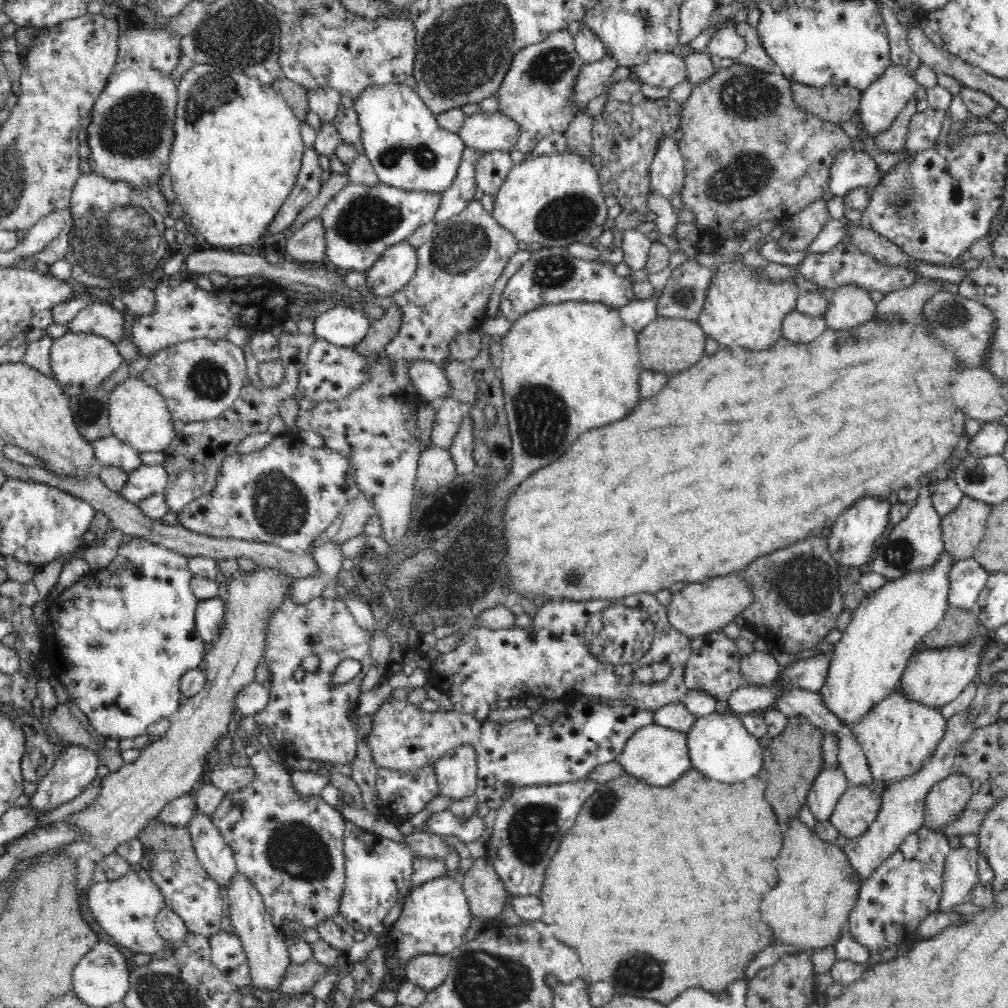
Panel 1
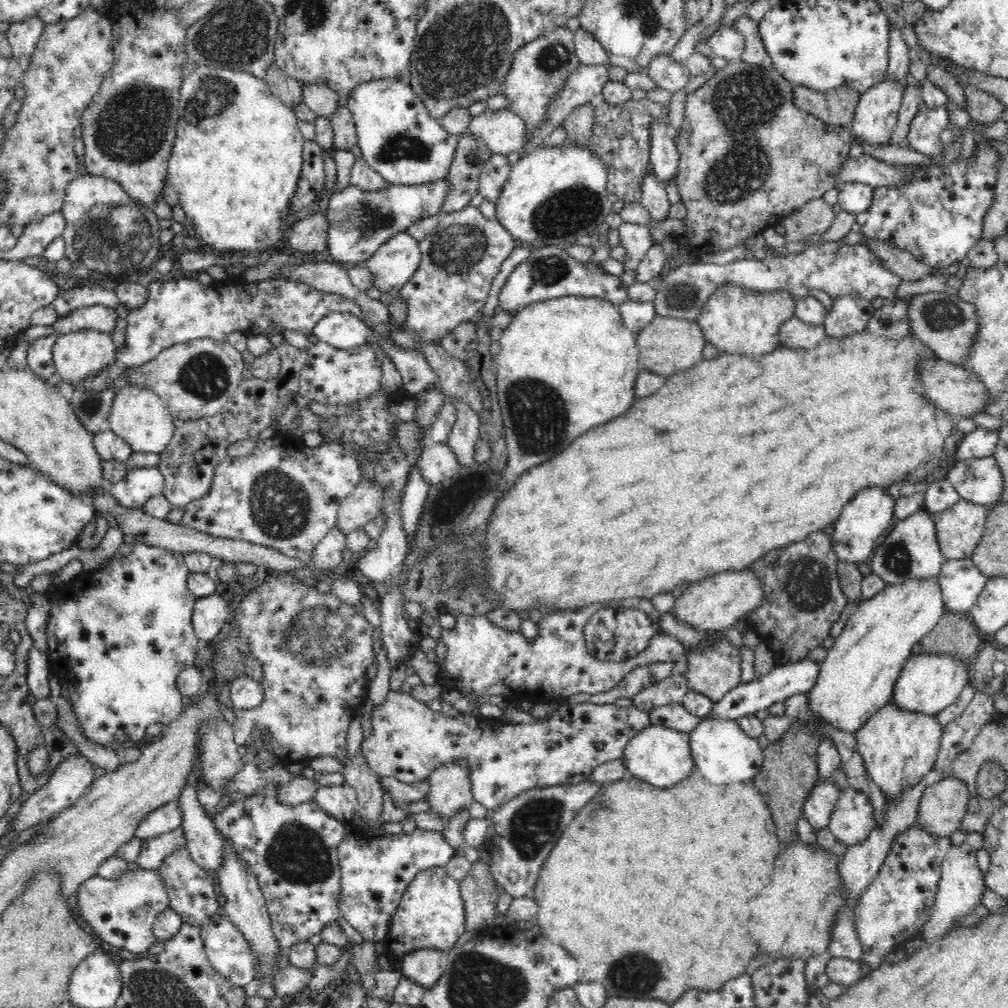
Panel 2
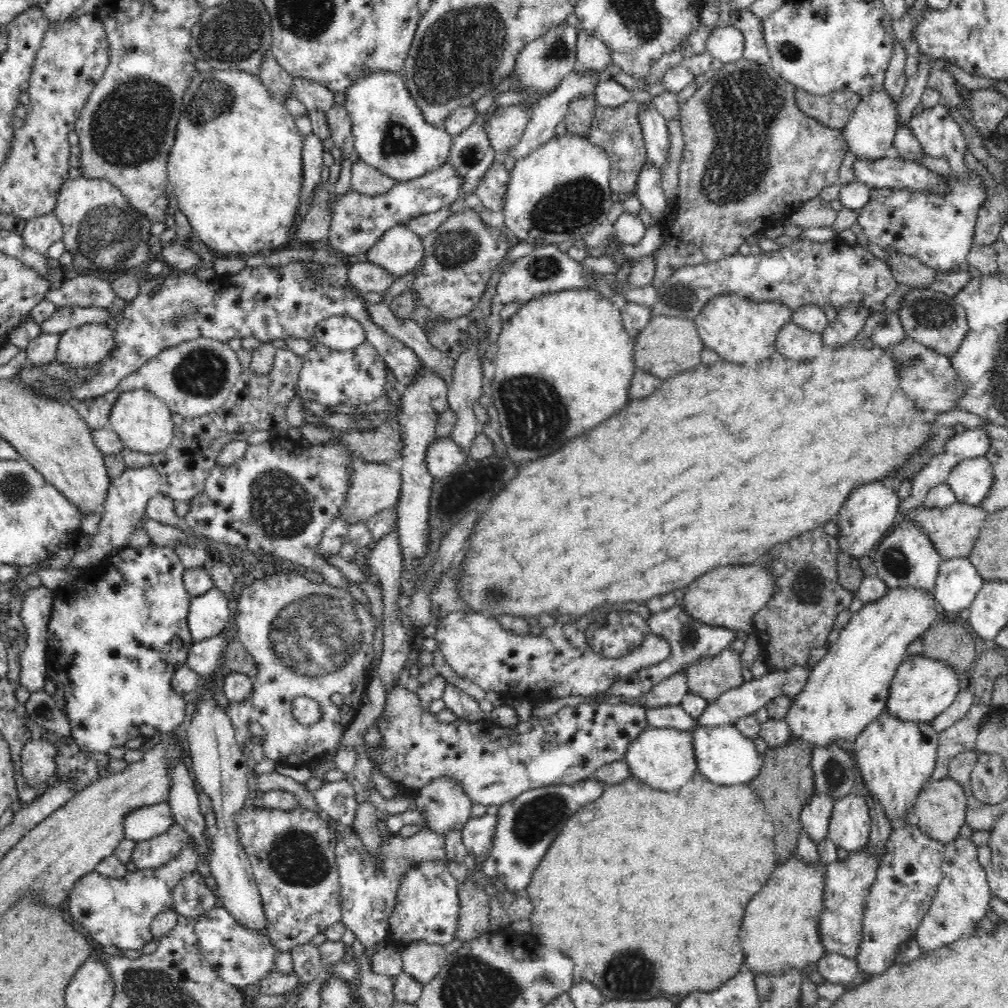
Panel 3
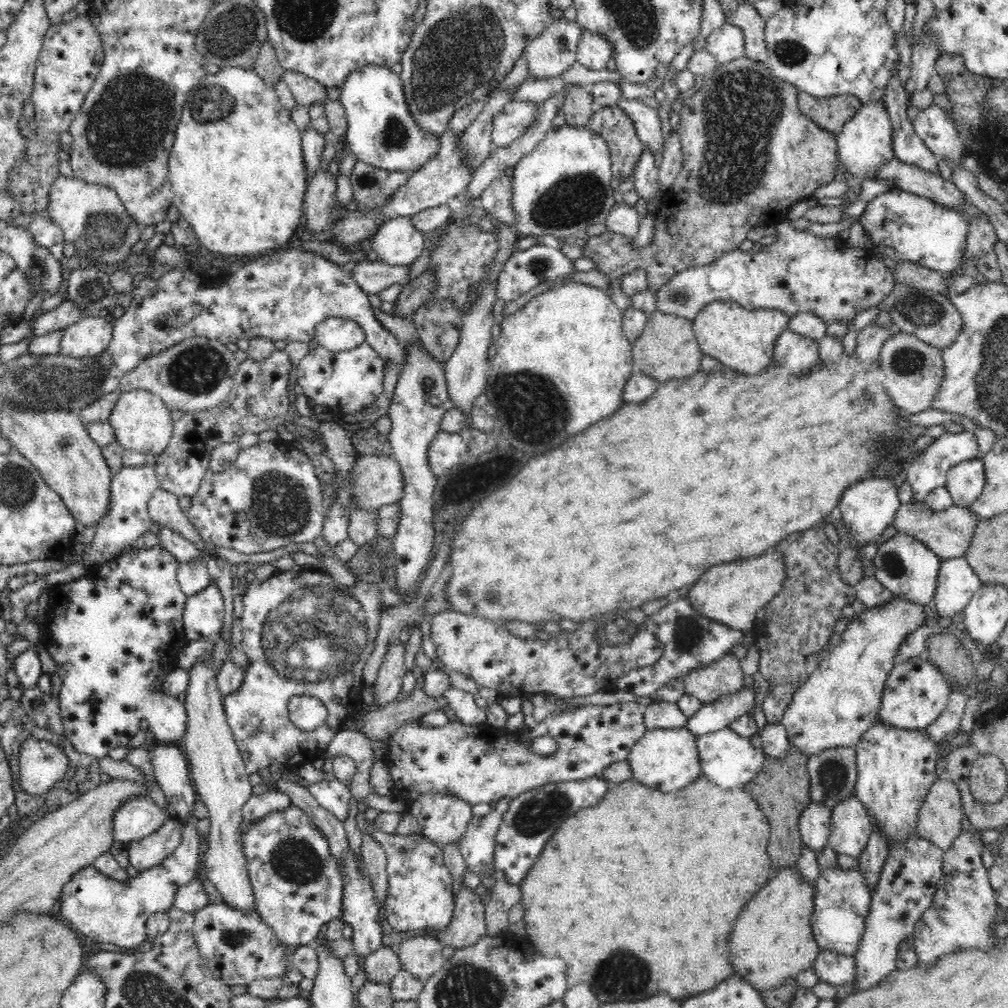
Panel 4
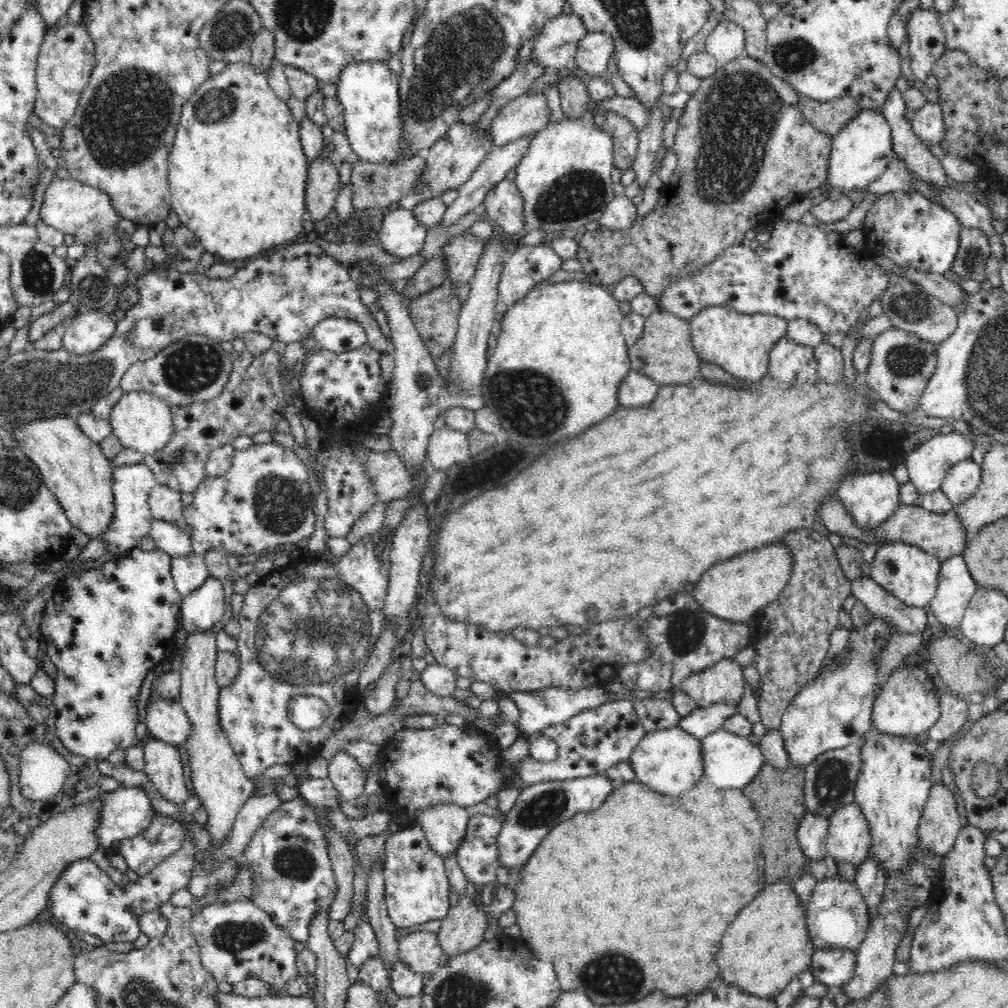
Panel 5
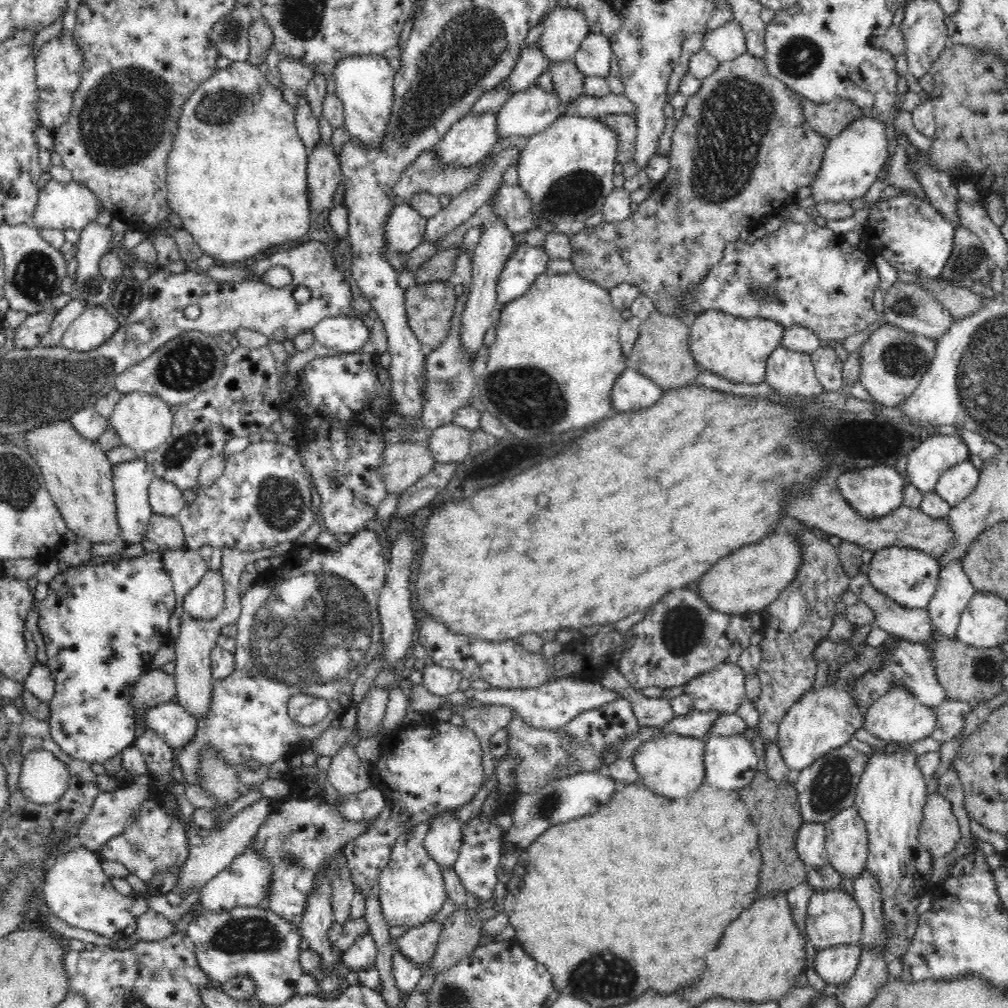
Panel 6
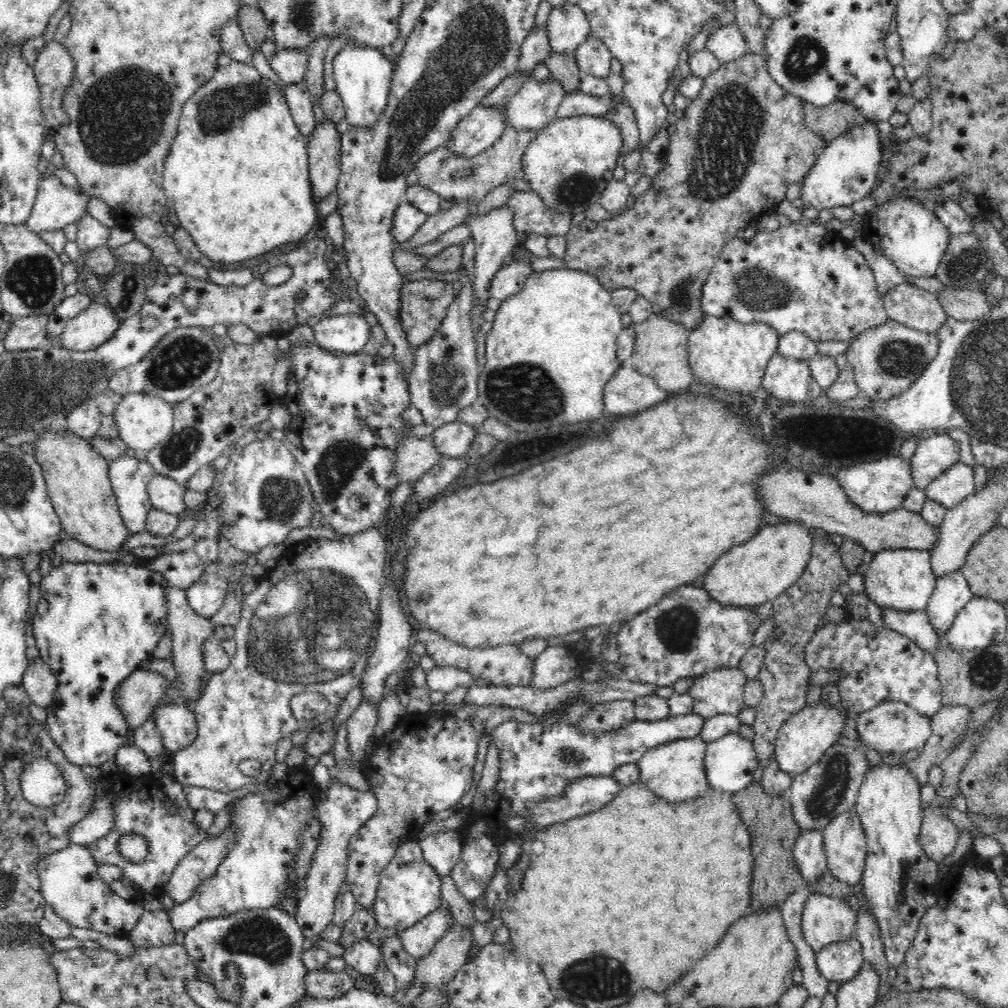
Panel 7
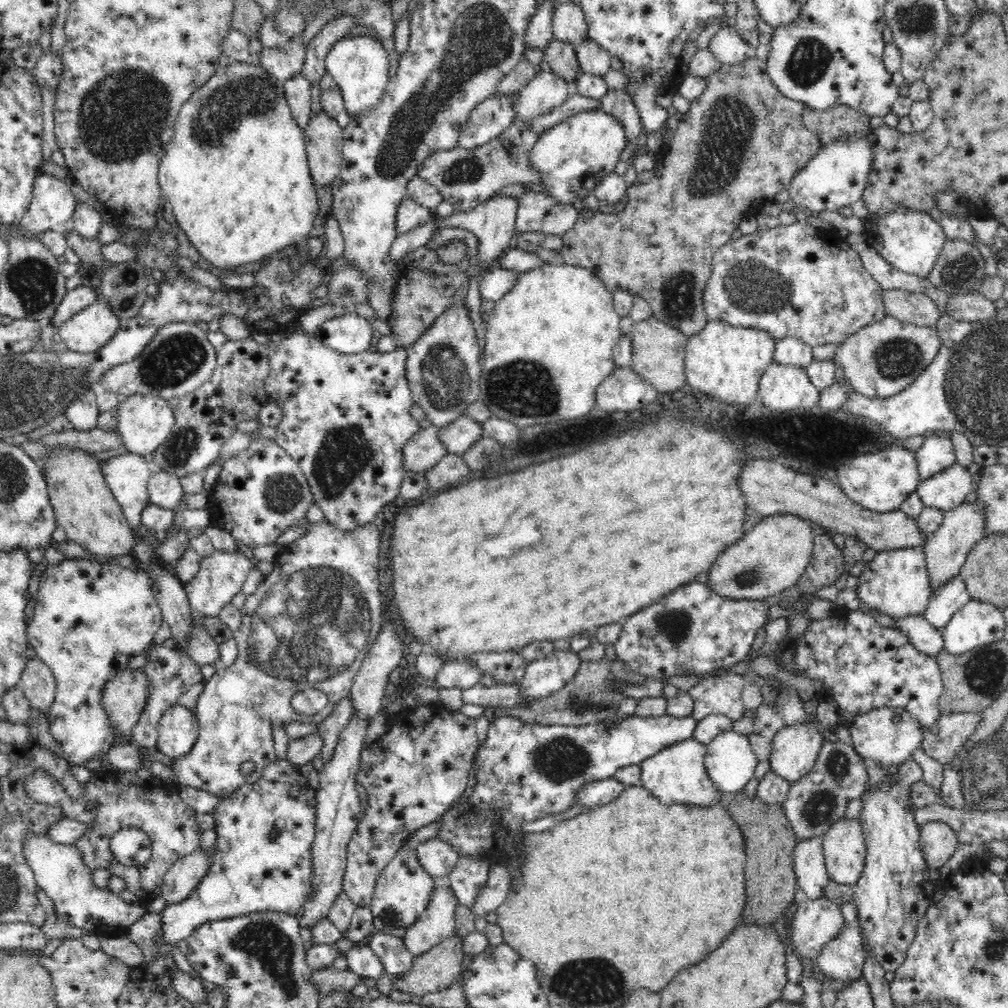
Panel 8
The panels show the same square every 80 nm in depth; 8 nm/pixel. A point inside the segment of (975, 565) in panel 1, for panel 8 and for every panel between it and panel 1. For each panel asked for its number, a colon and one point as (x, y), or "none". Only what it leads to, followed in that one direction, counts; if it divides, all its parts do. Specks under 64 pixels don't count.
2: (961, 583)
3: (958, 581)
4: (956, 583)
5: (956, 587)
6: (954, 590)
7: (952, 592)
8: (943, 603)

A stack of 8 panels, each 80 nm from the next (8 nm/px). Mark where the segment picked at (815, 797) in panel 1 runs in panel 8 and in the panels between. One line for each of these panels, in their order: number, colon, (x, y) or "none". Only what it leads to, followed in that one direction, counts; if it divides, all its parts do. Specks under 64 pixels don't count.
2: (817, 810)
3: (815, 817)
4: (815, 822)
5: (812, 832)
6: (810, 842)
7: (808, 852)
8: (808, 858)

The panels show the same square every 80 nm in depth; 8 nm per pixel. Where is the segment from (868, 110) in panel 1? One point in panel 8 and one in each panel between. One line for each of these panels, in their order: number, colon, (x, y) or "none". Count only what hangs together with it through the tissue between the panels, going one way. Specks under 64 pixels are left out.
2: (876, 114)
3: (869, 134)
4: (865, 144)
5: (860, 153)
6: (852, 161)
7: (846, 171)
8: (836, 177)

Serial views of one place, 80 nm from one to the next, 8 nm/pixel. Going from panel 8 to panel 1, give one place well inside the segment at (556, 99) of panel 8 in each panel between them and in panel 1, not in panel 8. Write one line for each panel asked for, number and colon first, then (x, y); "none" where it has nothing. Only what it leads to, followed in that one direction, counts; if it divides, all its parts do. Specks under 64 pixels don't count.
1: (485, 131)
2: (502, 131)
3: (505, 127)
4: (509, 124)
5: (528, 114)
6: (531, 111)
7: (535, 104)

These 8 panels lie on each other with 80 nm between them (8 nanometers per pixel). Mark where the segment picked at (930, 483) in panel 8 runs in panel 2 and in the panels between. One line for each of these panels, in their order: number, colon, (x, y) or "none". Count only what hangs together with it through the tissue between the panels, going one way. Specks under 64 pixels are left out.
2: (978, 480)
3: (971, 479)
4: (965, 481)
5: (961, 481)
6: (958, 482)
7: (952, 486)

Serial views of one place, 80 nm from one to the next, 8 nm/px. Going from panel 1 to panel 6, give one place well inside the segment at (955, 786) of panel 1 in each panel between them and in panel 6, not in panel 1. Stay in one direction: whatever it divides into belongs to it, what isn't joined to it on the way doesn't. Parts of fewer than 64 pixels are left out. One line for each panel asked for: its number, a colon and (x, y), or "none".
2: (942, 807)
3: (941, 806)
4: (939, 817)
5: (939, 826)
6: (939, 833)

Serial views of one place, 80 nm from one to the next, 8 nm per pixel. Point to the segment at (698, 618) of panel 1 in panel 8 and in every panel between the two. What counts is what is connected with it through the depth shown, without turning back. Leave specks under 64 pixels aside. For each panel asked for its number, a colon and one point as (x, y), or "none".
2: (716, 603)
3: (729, 596)
4: (732, 593)
5: (735, 589)
6: (747, 580)
7: (757, 571)
8: (772, 557)

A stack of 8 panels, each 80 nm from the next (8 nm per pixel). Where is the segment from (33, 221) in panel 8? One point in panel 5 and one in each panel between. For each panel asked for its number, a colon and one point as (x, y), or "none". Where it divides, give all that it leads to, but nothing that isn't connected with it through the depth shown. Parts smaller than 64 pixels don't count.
5: (85, 212)
6: (60, 205)
7: (56, 205)

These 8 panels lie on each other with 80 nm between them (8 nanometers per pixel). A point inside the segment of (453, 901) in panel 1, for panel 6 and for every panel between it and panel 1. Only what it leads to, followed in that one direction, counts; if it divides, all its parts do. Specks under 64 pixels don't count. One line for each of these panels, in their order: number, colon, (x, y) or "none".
2: (431, 914)
3: (427, 907)
4: (419, 896)
5: (417, 888)
6: (411, 890)

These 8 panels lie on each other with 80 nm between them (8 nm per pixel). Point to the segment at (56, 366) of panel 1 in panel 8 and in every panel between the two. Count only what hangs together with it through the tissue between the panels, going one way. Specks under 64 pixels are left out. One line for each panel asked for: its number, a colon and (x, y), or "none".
2: (78, 355)
3: (83, 346)
4: (89, 336)
5: (88, 332)
6: (97, 324)
7: (94, 326)
8: (92, 328)

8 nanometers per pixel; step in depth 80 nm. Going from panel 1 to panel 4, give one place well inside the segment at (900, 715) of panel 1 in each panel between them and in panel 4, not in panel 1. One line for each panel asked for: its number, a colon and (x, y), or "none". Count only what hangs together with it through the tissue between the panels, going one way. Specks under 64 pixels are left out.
2: (898, 748)
3: (896, 759)
4: (896, 768)

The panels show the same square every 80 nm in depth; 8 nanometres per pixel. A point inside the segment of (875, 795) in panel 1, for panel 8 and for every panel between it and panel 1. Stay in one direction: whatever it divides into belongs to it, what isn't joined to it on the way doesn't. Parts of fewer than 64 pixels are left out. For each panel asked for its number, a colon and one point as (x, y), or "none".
2: (852, 820)
3: (850, 824)
4: (851, 826)
5: (849, 839)
6: (846, 842)
7: (845, 843)
8: (844, 848)

